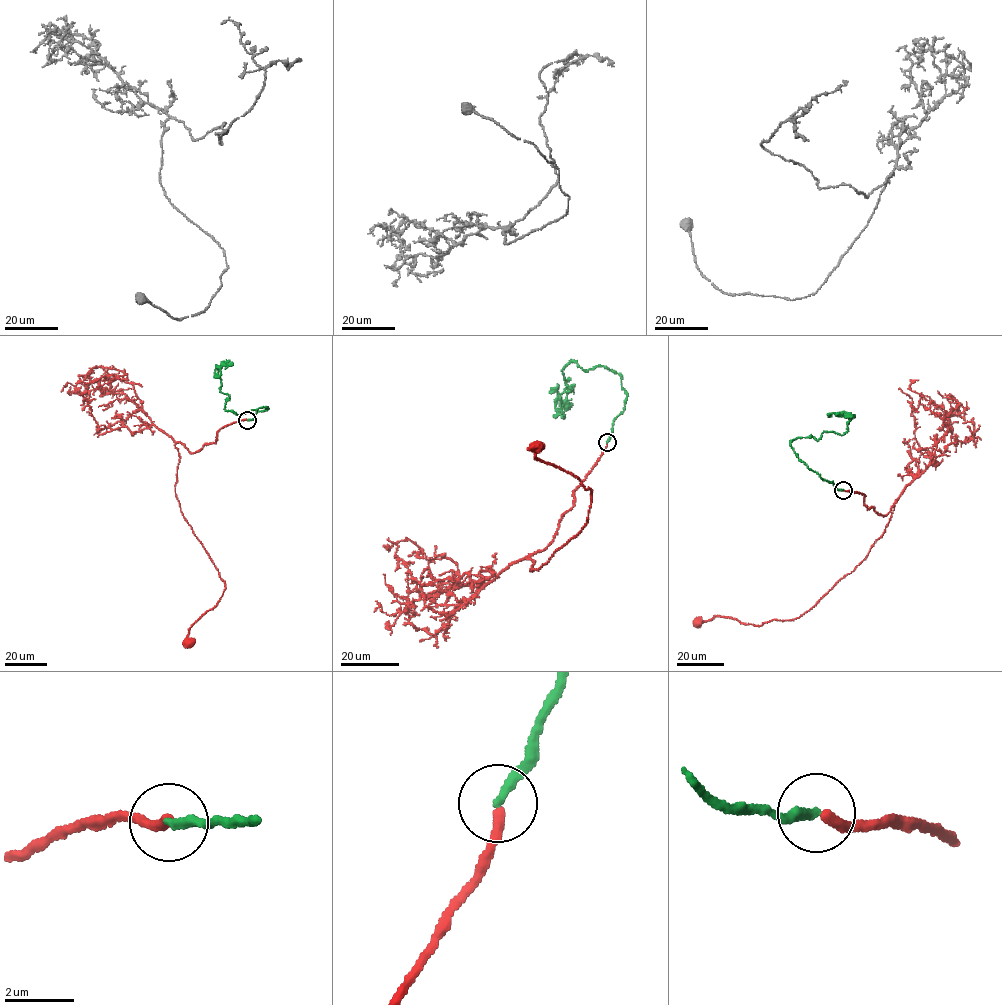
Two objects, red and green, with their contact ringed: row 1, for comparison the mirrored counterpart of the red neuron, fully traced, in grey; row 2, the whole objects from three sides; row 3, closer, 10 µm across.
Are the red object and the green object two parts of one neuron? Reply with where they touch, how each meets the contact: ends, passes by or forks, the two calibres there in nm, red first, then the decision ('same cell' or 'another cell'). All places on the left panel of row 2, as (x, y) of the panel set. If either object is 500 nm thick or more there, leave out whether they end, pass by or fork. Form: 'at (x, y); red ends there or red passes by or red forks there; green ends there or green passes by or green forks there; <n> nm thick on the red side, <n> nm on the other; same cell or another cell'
at (247, 420); red ends there; green ends there; 280 nm thick on the red side, 280 nm on the other; another cell

